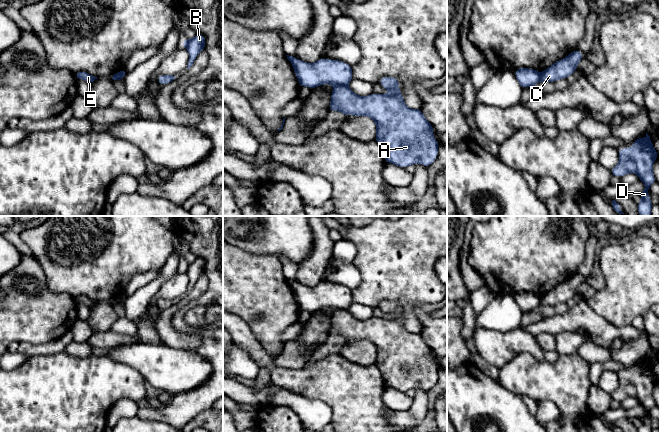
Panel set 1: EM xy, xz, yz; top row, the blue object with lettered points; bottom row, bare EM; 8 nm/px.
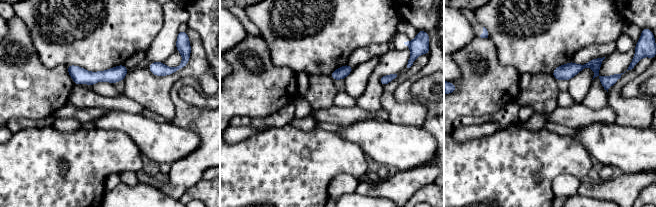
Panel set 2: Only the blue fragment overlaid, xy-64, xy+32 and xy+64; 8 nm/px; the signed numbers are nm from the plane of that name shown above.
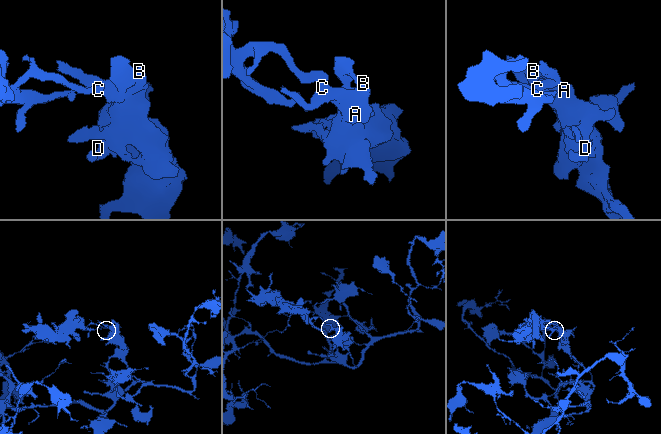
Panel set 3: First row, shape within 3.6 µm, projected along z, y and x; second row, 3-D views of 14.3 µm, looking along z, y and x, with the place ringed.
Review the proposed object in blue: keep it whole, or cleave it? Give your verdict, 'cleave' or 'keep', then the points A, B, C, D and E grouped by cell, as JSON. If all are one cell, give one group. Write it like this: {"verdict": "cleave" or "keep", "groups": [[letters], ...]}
{"verdict": "cleave", "groups": [["A", "B", "C", "D"], ["E"]]}

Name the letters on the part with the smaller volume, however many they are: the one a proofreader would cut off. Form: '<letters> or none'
E

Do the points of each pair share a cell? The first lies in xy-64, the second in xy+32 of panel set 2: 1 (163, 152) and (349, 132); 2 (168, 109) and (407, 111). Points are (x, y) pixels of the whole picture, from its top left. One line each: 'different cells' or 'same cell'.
1: same cell
2: same cell

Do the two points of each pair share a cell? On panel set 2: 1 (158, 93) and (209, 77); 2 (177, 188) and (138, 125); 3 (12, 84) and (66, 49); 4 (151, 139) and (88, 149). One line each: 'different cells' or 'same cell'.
1: same cell
2: different cells
3: different cells
4: different cells

